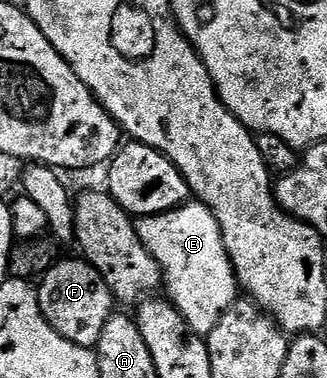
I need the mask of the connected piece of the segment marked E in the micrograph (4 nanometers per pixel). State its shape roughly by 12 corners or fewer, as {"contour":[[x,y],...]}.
{"contour":[[188,201],[136,218],[191,332],[237,298],[217,217]]}

